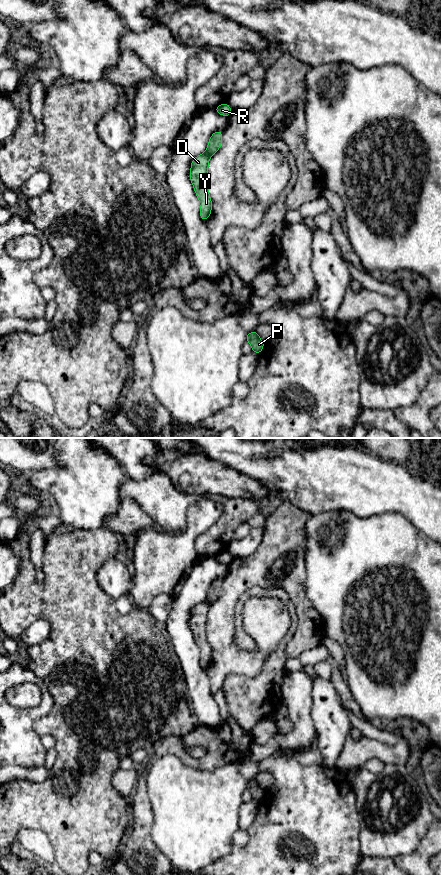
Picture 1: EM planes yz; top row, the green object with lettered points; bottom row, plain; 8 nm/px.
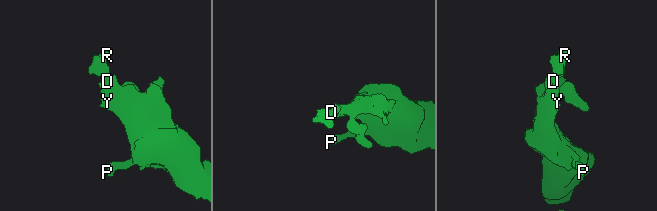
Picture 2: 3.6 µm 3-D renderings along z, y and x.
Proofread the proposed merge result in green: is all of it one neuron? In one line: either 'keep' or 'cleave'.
cleave

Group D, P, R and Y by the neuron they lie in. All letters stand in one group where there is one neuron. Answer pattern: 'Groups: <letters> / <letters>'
Groups: D P Y / R

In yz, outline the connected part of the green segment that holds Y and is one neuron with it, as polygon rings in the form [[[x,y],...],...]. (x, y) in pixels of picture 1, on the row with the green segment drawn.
[[[205,152],[191,163],[190,180],[200,202],[200,218],[206,221],[211,214],[212,202],[208,191],[208,165],[210,156]]]

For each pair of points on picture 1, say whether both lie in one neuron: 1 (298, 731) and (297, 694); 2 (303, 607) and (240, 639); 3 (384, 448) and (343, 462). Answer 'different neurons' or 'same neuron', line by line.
1: same neuron
2: different neurons
3: different neurons

